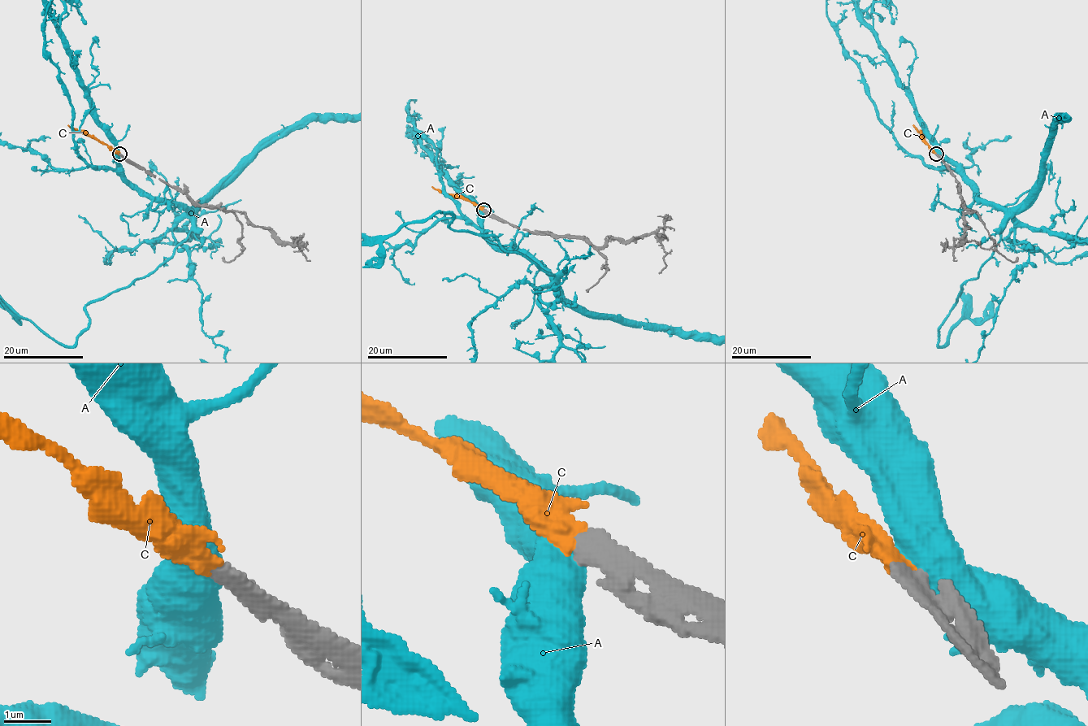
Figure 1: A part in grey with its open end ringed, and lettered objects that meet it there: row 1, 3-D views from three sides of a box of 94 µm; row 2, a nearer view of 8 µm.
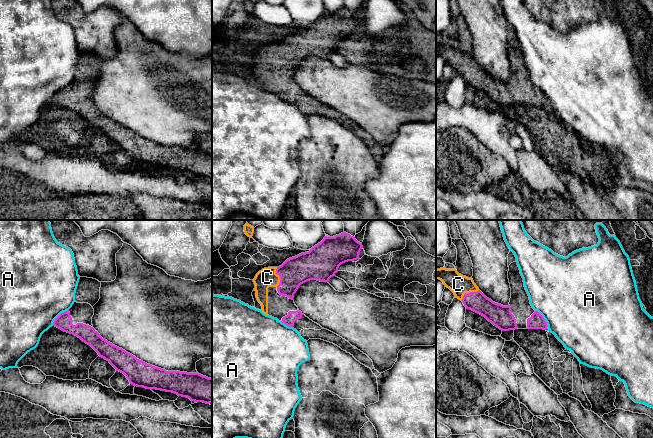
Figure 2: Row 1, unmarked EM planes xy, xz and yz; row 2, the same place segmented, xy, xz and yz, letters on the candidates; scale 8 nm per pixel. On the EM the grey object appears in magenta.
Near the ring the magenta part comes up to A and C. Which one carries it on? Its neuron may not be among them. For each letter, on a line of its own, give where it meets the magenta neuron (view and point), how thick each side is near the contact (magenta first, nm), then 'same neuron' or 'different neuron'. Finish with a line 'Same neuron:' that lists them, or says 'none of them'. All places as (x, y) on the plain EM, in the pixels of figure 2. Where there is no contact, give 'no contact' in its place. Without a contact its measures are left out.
A: meets magenta in xy at (58, 92); 130 nm thick on the magenta side, 500 nm on the other; different neuron
C: meets magenta in yz at (468, 69); 160 nm thick on the magenta side, 160 nm on the other; same neuron
Same neuron: C

